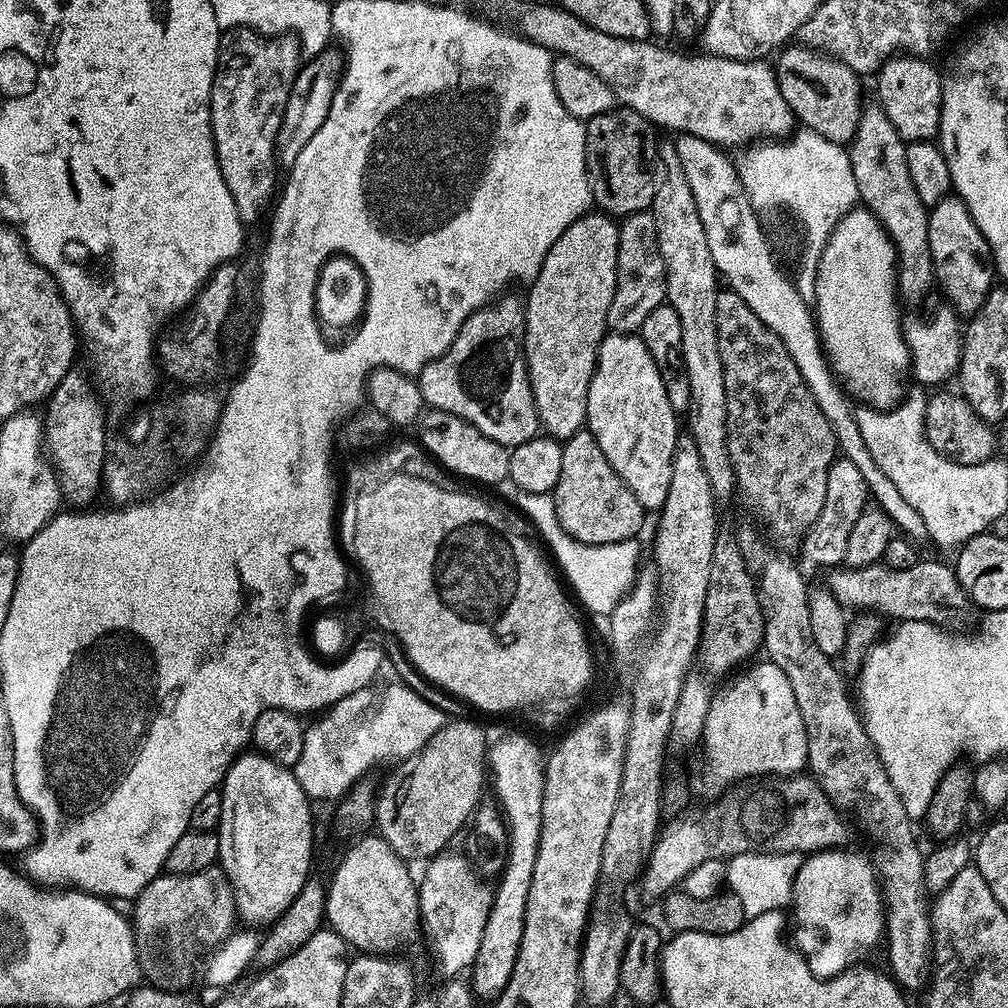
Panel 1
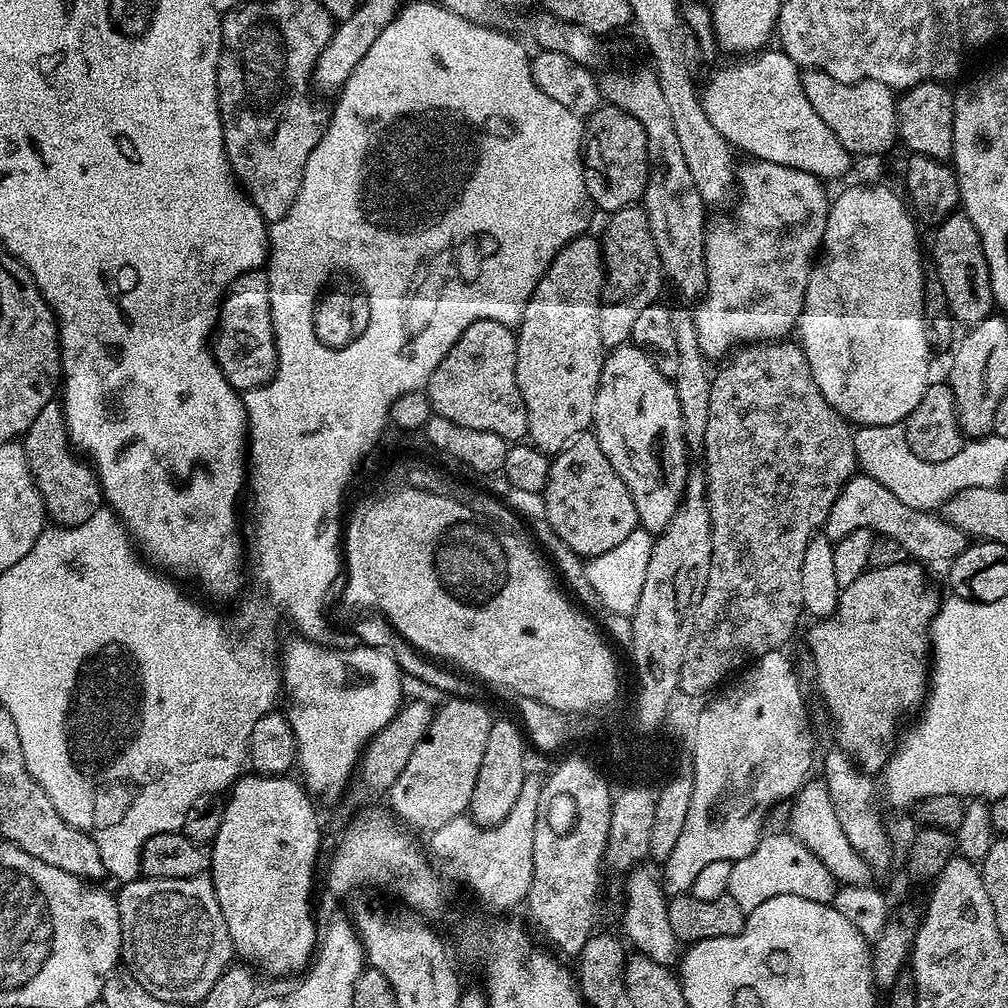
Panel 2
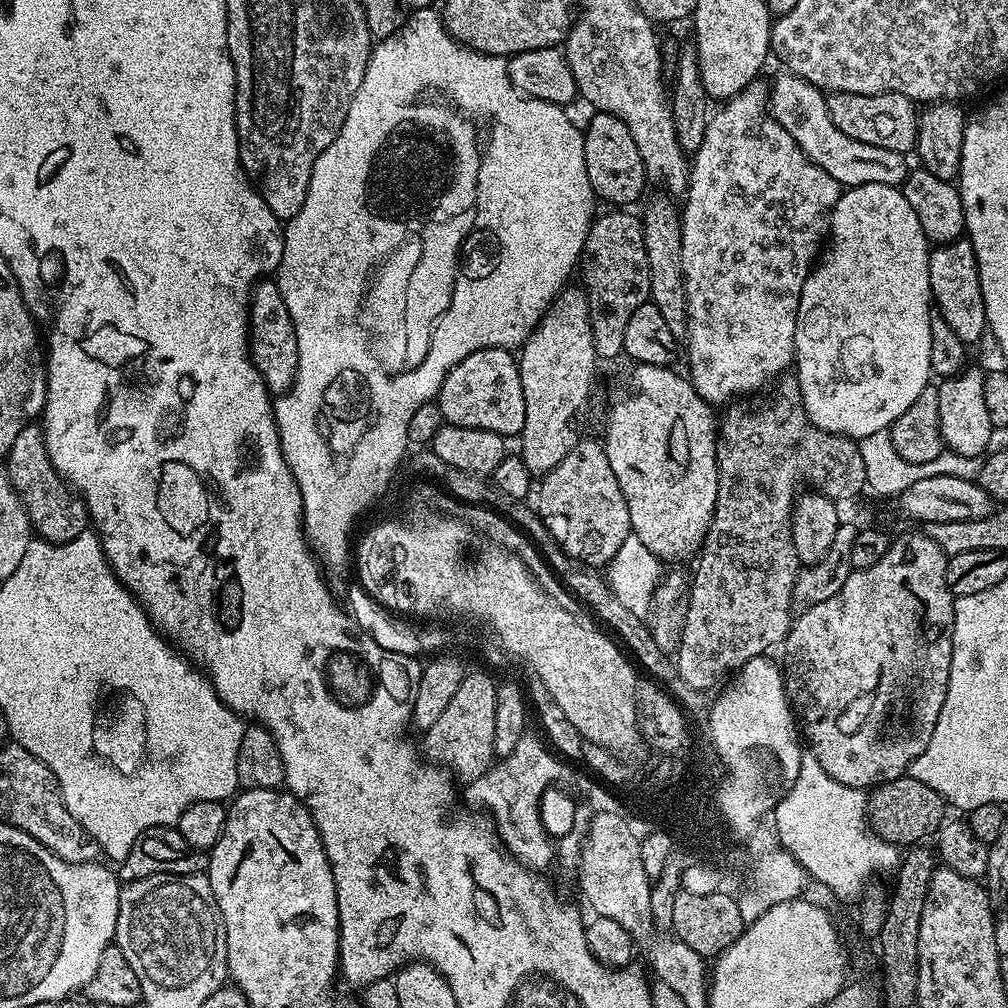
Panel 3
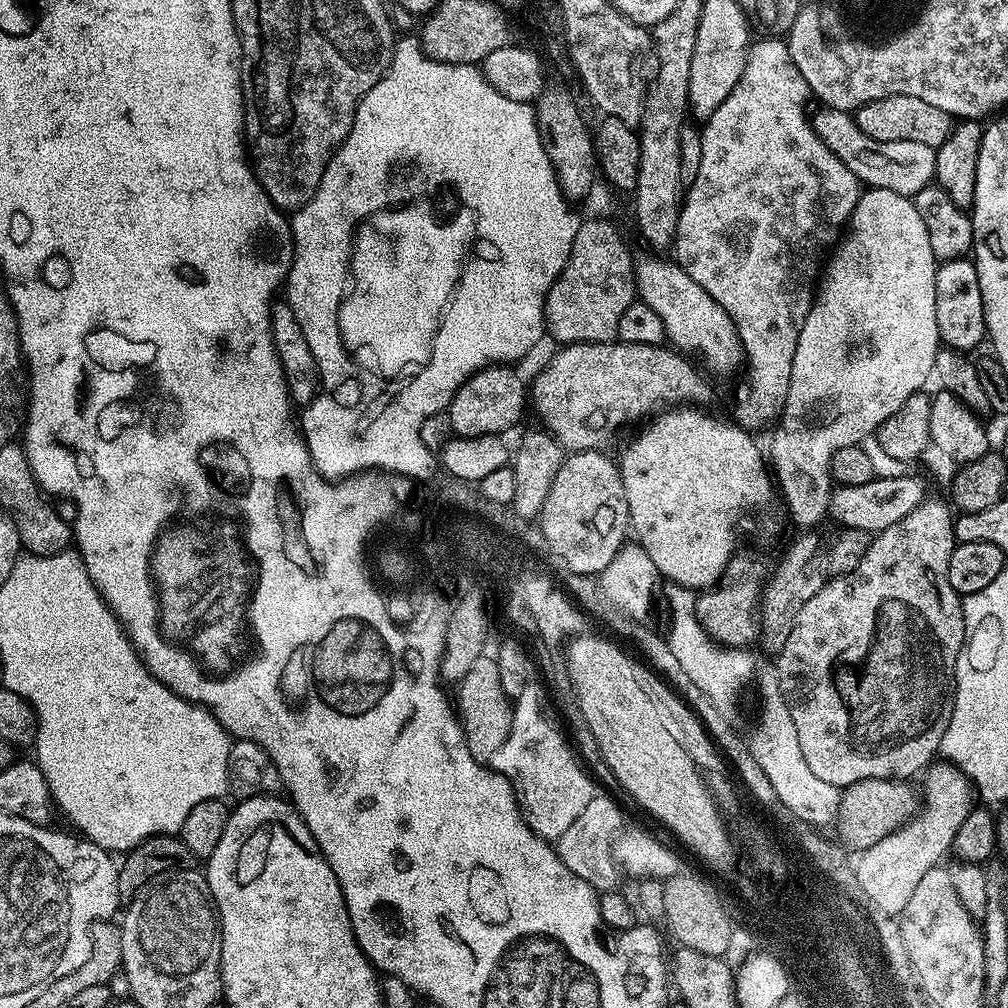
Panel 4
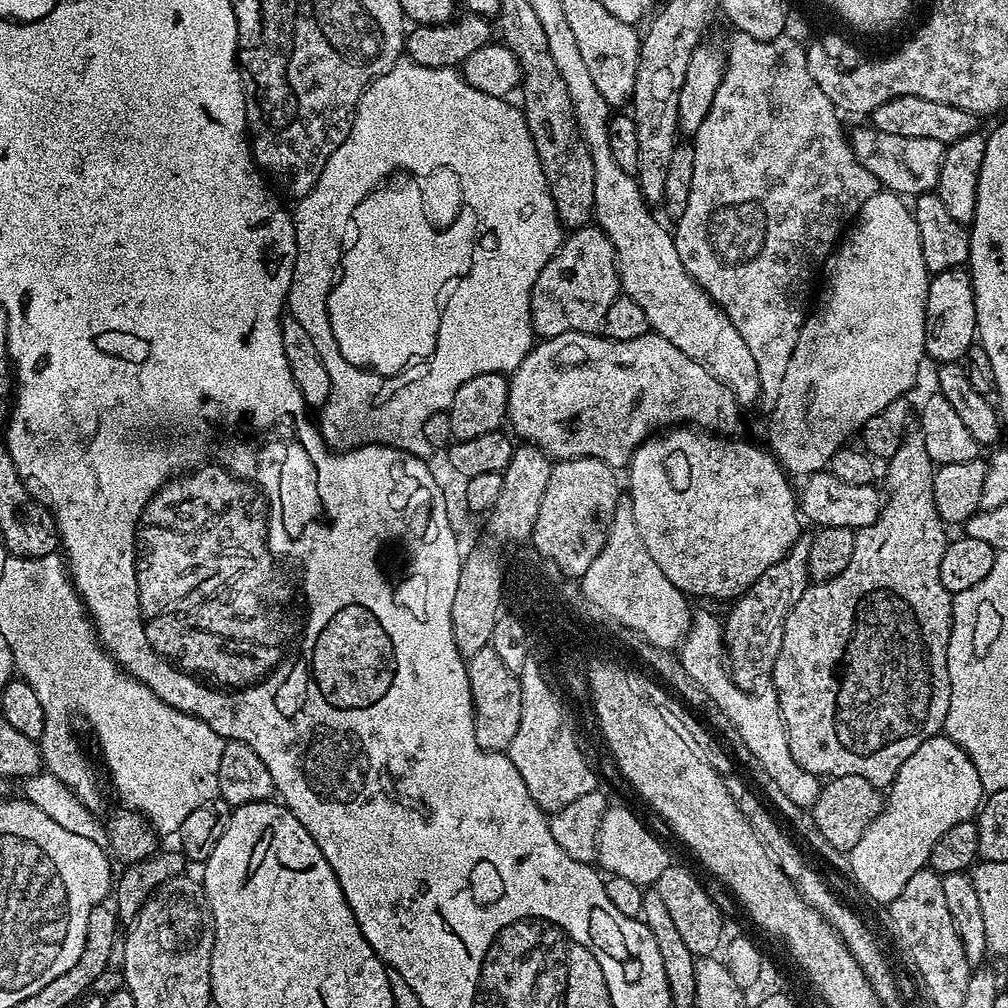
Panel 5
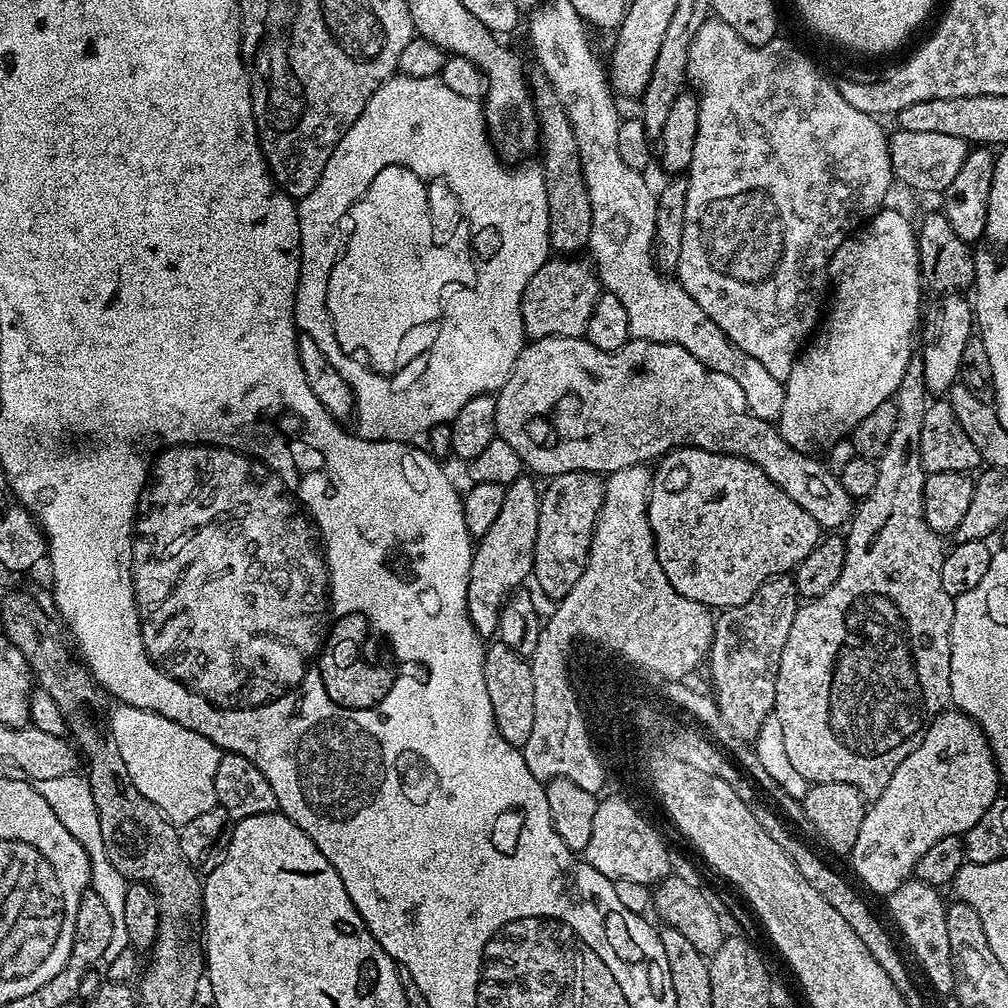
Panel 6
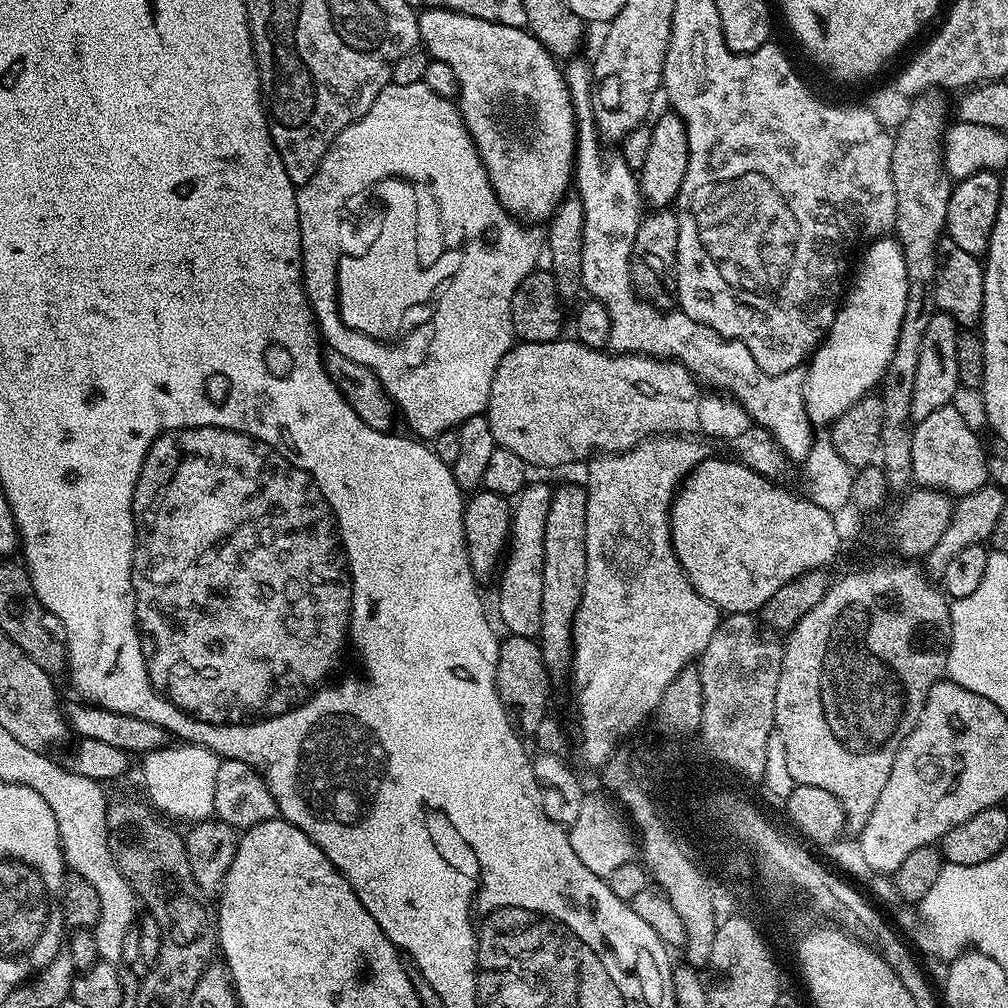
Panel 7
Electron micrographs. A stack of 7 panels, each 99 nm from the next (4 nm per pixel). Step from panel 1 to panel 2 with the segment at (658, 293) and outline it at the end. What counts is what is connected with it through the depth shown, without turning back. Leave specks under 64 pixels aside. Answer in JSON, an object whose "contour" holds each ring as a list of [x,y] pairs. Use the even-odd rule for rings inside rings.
{"contour":[[[633,206],[611,213],[600,240],[604,252],[604,290],[598,314],[598,334],[602,334],[605,349],[611,350],[631,341],[634,321],[646,306],[661,299],[660,287],[666,277],[660,267],[660,255],[650,234],[648,215],[643,207]]]}

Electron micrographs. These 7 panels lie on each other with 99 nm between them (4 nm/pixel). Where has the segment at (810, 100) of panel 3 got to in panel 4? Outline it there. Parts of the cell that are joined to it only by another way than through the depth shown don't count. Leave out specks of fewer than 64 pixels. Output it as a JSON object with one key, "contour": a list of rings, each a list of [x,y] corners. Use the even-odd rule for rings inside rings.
{"contour":[[[829,108],[819,109],[821,112],[816,117],[812,116],[810,125],[816,136],[830,151],[836,155],[854,174],[860,179],[861,185],[868,188],[881,188],[882,190],[894,190],[894,194],[914,198],[918,190],[922,190],[927,184],[933,183],[936,171],[936,149],[930,146],[922,146],[922,142],[878,142],[863,136],[858,130],[855,119],[849,113]]]}

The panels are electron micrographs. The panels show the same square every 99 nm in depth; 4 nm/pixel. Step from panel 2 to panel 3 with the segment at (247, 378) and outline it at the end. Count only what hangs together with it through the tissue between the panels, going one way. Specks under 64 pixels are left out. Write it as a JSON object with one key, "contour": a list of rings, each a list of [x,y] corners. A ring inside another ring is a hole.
{"contour":[[[265,278],[253,285],[252,297],[249,300],[249,329],[253,364],[259,370],[269,393],[274,396],[284,395],[296,380],[298,342],[285,299],[273,279]]]}

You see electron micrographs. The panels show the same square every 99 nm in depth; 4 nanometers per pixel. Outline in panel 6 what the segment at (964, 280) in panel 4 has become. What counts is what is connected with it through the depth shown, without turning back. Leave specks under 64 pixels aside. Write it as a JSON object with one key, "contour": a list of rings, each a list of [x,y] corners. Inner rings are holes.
{"contour":[[[940,294],[932,305],[927,305],[918,332],[918,355],[924,367],[924,382],[929,393],[944,394],[960,378],[962,349],[974,334],[974,308],[960,294]],[[940,392],[940,393],[936,393]]]}

